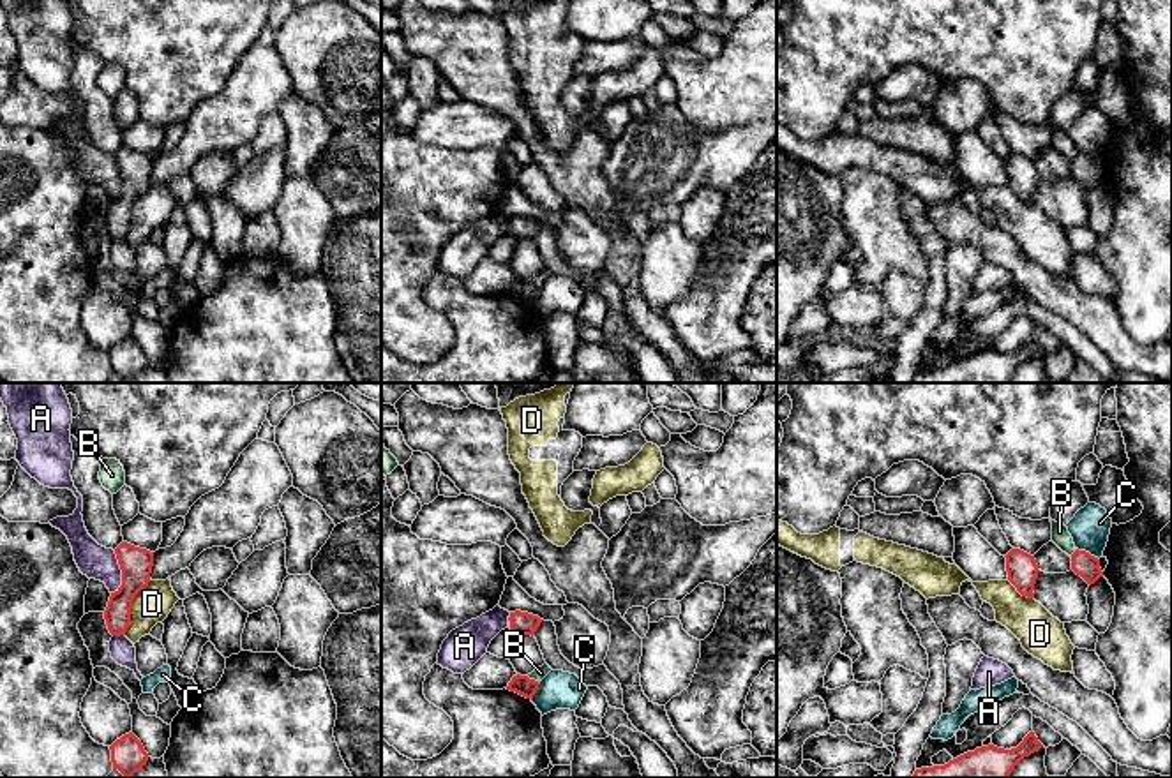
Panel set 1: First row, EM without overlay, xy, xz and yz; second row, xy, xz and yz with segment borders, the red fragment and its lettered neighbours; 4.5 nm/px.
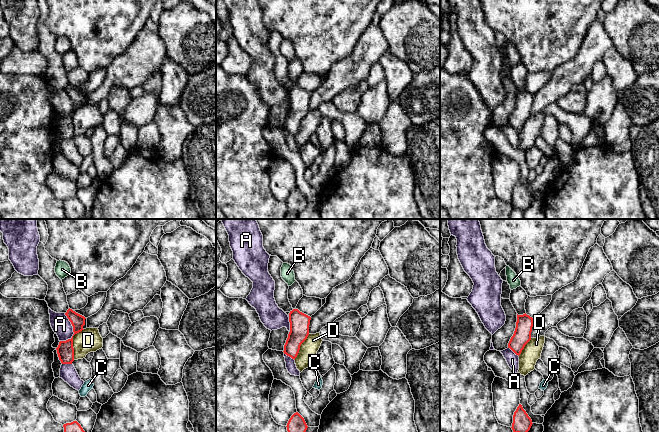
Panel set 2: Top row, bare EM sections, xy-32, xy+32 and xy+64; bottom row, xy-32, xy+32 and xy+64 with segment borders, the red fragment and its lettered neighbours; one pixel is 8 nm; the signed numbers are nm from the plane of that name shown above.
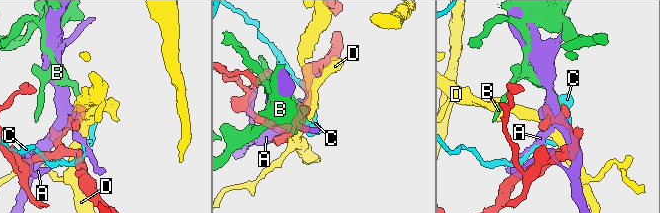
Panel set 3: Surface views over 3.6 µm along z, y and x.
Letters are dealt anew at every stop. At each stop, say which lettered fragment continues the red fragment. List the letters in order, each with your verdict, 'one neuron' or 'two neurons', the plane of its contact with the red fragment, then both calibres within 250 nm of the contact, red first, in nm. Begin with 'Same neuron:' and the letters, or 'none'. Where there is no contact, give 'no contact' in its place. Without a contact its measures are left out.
Same neuron: none
A: two neurons; meets red in xy; 150 nm thick on the red side, 160 nm on the other
B: two neurons; meets red in xz; 90 nm thick on the red side, 60 nm on the other
C: two neurons; meets red in yz; 110 nm thick on the red side, 180 nm on the other
D: two neurons; meets red in xy; 150 nm thick on the red side, 170 nm on the other

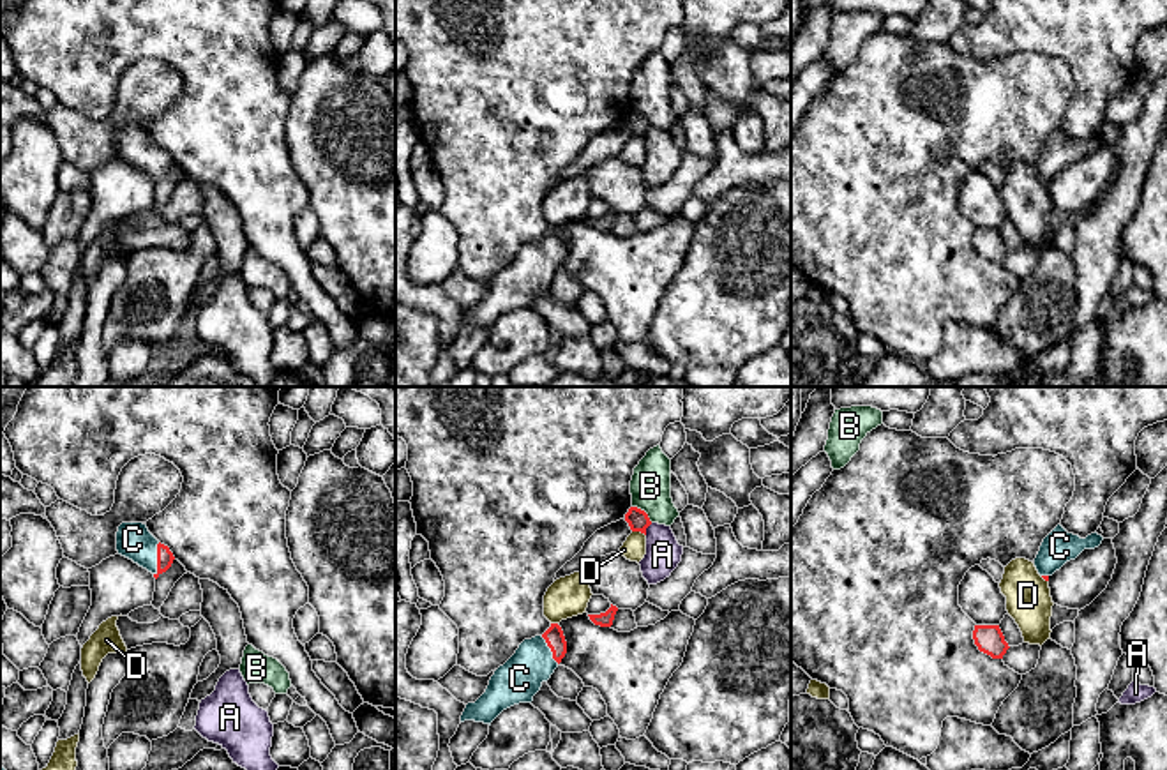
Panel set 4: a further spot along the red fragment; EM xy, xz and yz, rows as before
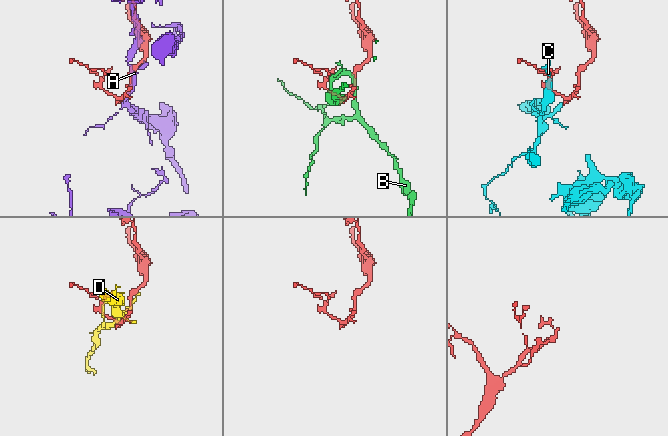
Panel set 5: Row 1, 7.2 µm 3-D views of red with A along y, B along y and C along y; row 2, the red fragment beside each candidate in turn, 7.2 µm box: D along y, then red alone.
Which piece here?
Same neuron: C
A: two neurons; meets red in xz; 100 nm thick on the red side, 160 nm on the other
B: two neurons; meets red in xz; 100 nm thick on the red side, 190 nm on the other
C: one neuron; meets red in xy; 80 nm thick on the red side, 160 nm on the other
D: two neurons; meets red in xz; 100 nm thick on the red side, 110 nm on the other

